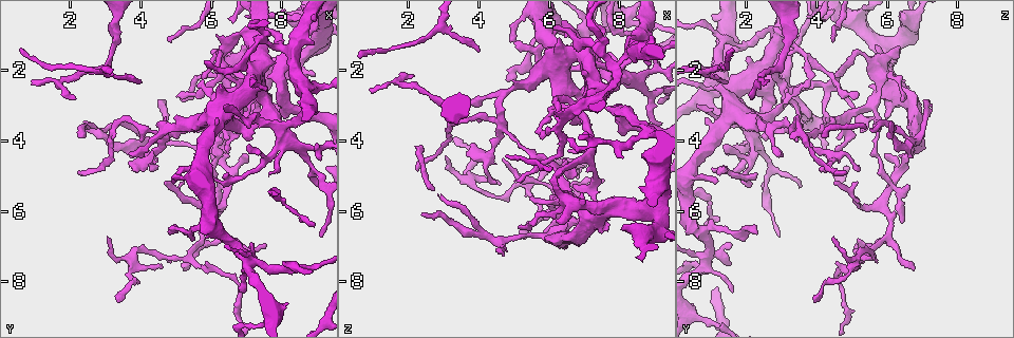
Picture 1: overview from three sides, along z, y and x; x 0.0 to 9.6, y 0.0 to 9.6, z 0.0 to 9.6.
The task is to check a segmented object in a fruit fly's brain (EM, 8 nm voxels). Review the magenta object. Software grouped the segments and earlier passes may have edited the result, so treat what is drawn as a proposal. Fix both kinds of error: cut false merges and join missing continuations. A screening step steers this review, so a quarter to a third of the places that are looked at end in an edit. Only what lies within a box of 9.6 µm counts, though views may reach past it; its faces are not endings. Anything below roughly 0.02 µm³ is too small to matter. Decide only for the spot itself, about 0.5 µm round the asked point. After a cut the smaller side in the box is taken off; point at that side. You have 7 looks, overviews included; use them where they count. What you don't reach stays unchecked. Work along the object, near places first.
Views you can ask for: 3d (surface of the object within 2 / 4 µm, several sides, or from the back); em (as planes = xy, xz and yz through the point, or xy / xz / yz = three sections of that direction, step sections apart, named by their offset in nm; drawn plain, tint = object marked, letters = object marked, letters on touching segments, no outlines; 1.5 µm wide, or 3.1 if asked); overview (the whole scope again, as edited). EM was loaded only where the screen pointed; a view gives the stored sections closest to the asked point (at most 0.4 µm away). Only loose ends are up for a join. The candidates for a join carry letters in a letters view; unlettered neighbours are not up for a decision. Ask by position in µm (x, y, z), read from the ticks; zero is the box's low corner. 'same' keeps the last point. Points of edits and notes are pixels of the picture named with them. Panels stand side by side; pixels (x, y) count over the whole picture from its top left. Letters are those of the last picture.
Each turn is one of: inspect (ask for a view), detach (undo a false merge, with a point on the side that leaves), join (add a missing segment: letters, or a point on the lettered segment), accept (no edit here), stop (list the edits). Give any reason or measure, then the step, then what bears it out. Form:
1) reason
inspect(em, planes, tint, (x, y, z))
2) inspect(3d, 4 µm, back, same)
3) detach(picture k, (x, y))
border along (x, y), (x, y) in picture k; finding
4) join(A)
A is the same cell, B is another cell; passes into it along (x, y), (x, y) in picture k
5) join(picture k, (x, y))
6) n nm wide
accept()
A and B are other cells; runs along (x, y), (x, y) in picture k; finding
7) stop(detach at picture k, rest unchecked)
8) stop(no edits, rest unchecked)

branch stops here
inspect(3d, 4 µm, (9.10, 6.65, 3.00))

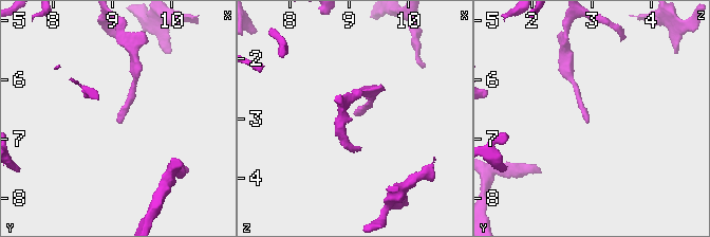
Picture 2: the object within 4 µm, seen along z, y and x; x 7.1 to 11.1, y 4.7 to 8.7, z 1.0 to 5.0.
inspect(em, xz, step 4, letters, (9.10, 6.70, 2.90))

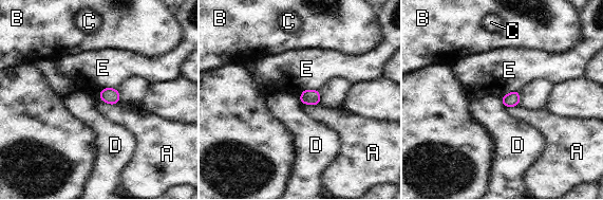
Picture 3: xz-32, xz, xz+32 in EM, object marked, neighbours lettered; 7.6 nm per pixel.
accept()
A, B, C, D and E are other cells; border along (519, 91), (509, 91), (503, 96) in picture 3; no lettered segment goes on from it

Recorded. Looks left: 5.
touches itself
inspect(3d, 4 µm, back, (6.15, 4.25, 5.65))

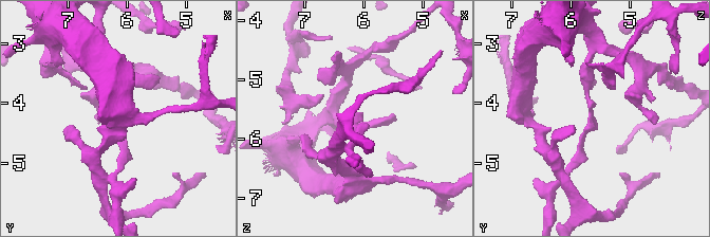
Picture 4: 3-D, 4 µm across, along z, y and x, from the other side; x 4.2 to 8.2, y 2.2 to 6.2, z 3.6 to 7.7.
inspect(em, planes, letters, (6.15, 4.20, 5.65))

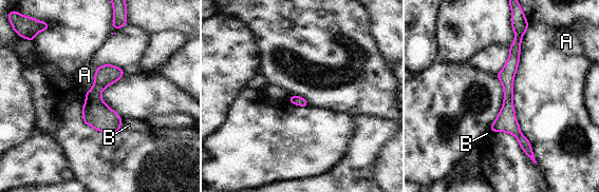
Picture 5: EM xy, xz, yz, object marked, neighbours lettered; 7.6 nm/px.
70 nm wide
accept()
A and B are other cells; border along (96, 69), (94, 83), (85, 93) in picture 5; all the same neuron

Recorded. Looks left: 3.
sharp bend
inspect(em, planes, plain, (7.15, 2.35, 4.45))

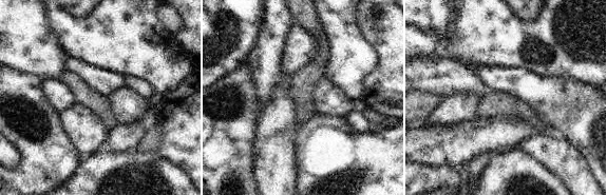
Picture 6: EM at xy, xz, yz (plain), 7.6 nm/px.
see the neighbours
inspect(em, planes, letters, same)

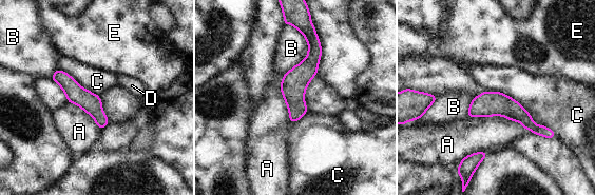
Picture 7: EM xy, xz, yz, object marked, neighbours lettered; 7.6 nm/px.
accept()
A, B, C, D and E are other cells; continuous, no second neuron

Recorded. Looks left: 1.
stop(no edits, rest unchecked)

